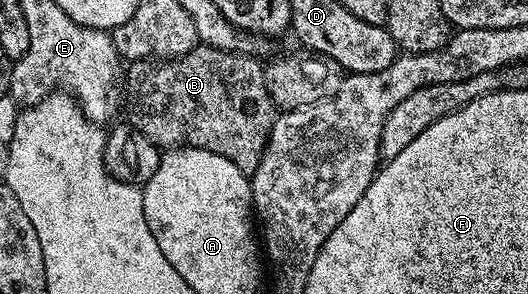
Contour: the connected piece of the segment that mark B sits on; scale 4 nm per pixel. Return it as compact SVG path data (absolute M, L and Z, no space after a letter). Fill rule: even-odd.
M197 44L180 58L133 62L126 70L127 125L142 132L161 148L193 146L226 156L243 174L251 176L264 155L264 146L278 117L277 107L266 92L264 66L256 63L251 54L238 54L231 50L219 50L213 46Z

